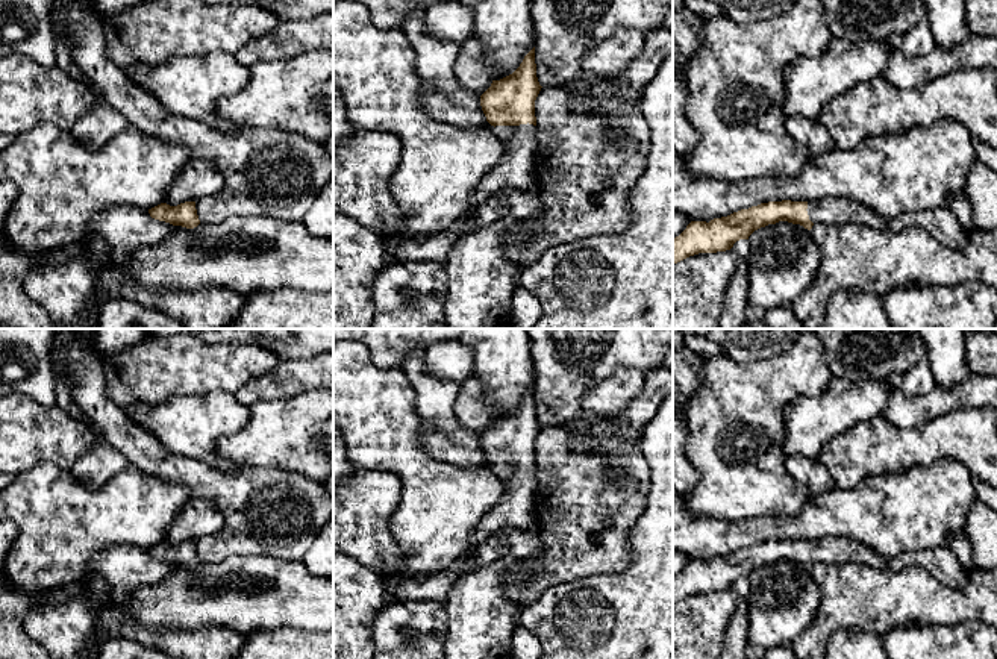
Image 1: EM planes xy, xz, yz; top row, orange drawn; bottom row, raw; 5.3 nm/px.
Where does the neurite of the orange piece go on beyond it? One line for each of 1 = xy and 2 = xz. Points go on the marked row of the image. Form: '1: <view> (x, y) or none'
1: none
2: xz (515, 168)

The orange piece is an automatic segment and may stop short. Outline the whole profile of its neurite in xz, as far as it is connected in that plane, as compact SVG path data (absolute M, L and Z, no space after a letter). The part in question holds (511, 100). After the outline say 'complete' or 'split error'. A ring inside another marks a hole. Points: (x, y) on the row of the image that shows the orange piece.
M533 47L512 74L492 80L491 86L480 95L486 121L503 144L498 167L489 171L471 191L468 211L452 227L429 236L405 239L397 247L394 258L385 258L385 264L427 261L444 264L458 238L467 232L471 218L476 220L477 227L482 227L506 214L506 208L497 198L498 192L506 188L527 189L536 183L535 100L541 88Z; split error

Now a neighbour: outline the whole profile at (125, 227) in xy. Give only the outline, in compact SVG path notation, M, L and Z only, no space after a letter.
M136 206L108 208L91 218L91 227L109 244L117 261L129 261L136 247L150 247L168 238L177 226L150 217Z

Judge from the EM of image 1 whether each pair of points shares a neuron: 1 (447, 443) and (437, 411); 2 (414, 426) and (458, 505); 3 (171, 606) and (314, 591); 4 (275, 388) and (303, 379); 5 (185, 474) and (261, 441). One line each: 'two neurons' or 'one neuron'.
1: one neuron
2: one neuron
3: one neuron
4: one neuron
5: two neurons

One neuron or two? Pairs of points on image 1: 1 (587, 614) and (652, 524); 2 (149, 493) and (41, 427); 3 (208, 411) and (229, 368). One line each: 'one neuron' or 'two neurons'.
1: one neuron
2: two neurons
3: two neurons

